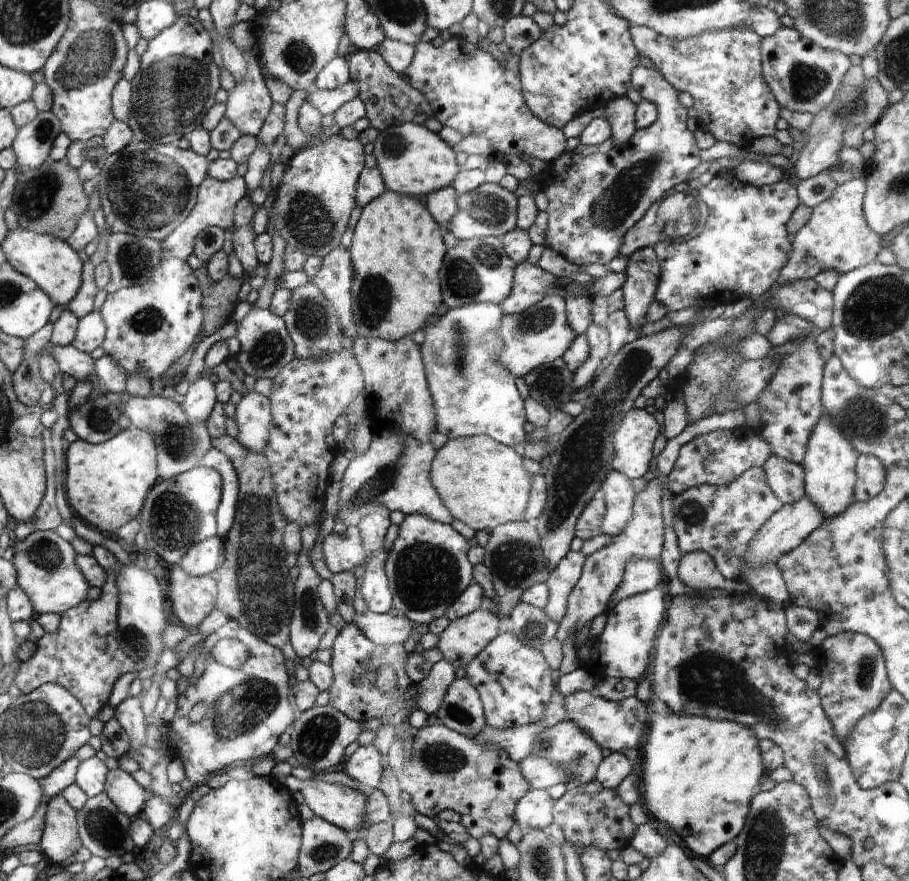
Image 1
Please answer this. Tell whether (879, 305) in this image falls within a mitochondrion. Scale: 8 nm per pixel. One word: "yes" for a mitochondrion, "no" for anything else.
yes

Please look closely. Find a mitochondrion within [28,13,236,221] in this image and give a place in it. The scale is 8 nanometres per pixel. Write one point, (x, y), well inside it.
(171, 91)

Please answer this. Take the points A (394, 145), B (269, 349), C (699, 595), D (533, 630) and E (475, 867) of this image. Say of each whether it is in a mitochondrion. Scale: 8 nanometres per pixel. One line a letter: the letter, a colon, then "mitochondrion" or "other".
A: mitochondrion
B: mitochondrion
C: other
D: mitochondrion
E: other

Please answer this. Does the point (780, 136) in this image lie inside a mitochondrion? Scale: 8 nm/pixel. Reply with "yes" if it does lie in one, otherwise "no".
no

